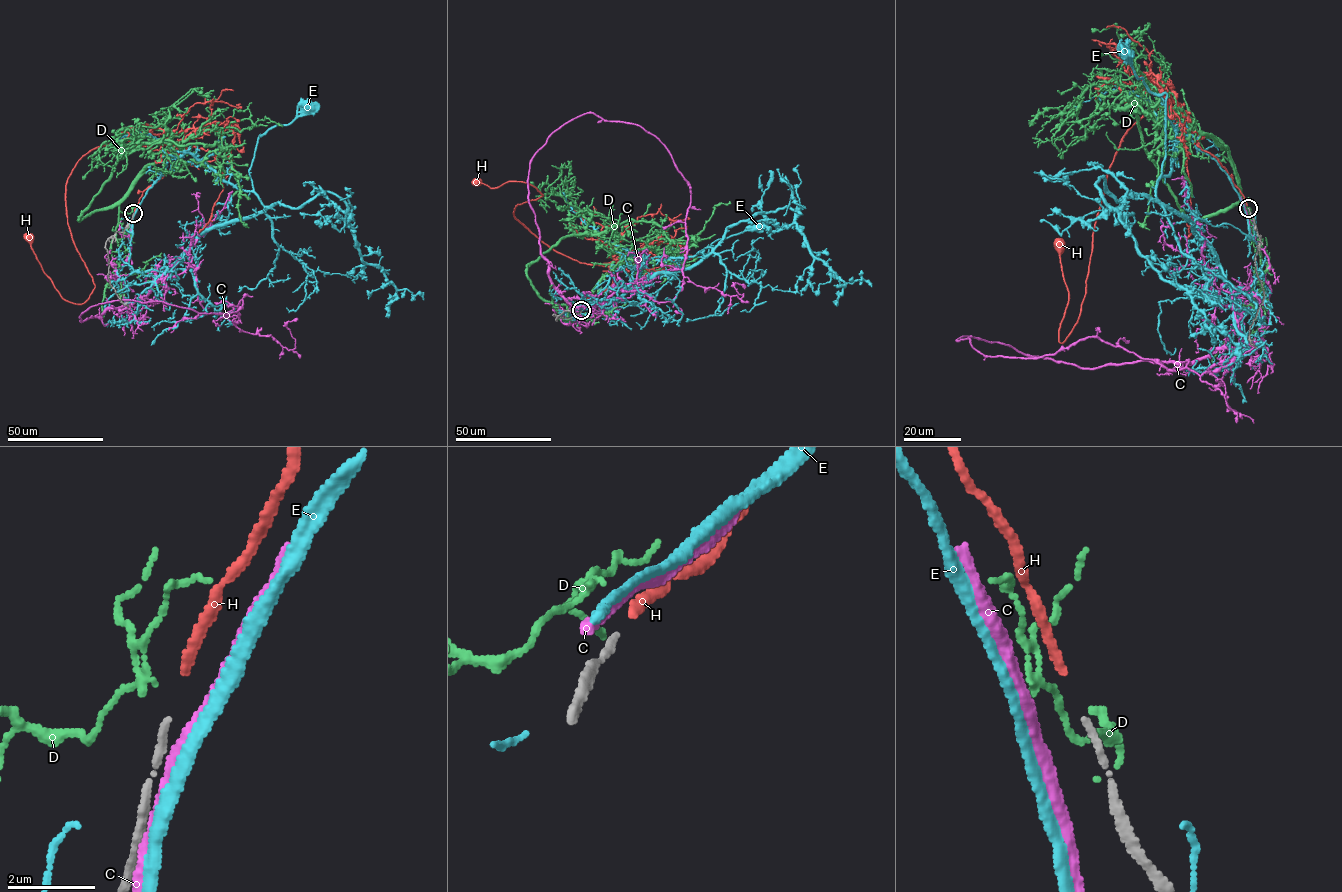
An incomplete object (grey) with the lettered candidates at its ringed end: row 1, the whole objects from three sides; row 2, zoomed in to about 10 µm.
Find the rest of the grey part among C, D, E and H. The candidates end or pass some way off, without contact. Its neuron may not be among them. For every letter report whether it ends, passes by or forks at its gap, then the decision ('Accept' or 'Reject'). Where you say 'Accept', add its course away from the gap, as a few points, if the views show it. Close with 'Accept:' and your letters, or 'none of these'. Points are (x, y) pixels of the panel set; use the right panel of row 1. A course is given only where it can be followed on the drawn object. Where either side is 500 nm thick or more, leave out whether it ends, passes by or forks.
C: It passes by. Reject
D: It passes by. Reject
E: It passes by. Reject
H: It ends there. Accept. Its course: (1247, 205), (1181, 110), (1164, 107), (1126, 132), (1114, 156), (1079, 317), (1061, 343), (1069, 294), (1059, 244)
Accept: H

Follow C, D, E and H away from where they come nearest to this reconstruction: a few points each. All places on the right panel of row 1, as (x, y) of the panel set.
C: (1245, 208), (1258, 341), (1086, 368), (958, 339), (1096, 336), (1232, 410), (1216, 365)
D: (1246, 206), (1230, 153), (1144, 88), (1115, 108), (1138, 105), (1169, 127), (1157, 149), (1150, 230)
E: (1245, 209), (1221, 166), (1166, 120), (1177, 132), (1171, 171), (1162, 175), (1167, 95), (1152, 93), (1126, 52)
H: (1247, 205), (1181, 110), (1164, 107), (1126, 132), (1114, 156), (1079, 317), (1061, 343), (1069, 294), (1059, 244)

